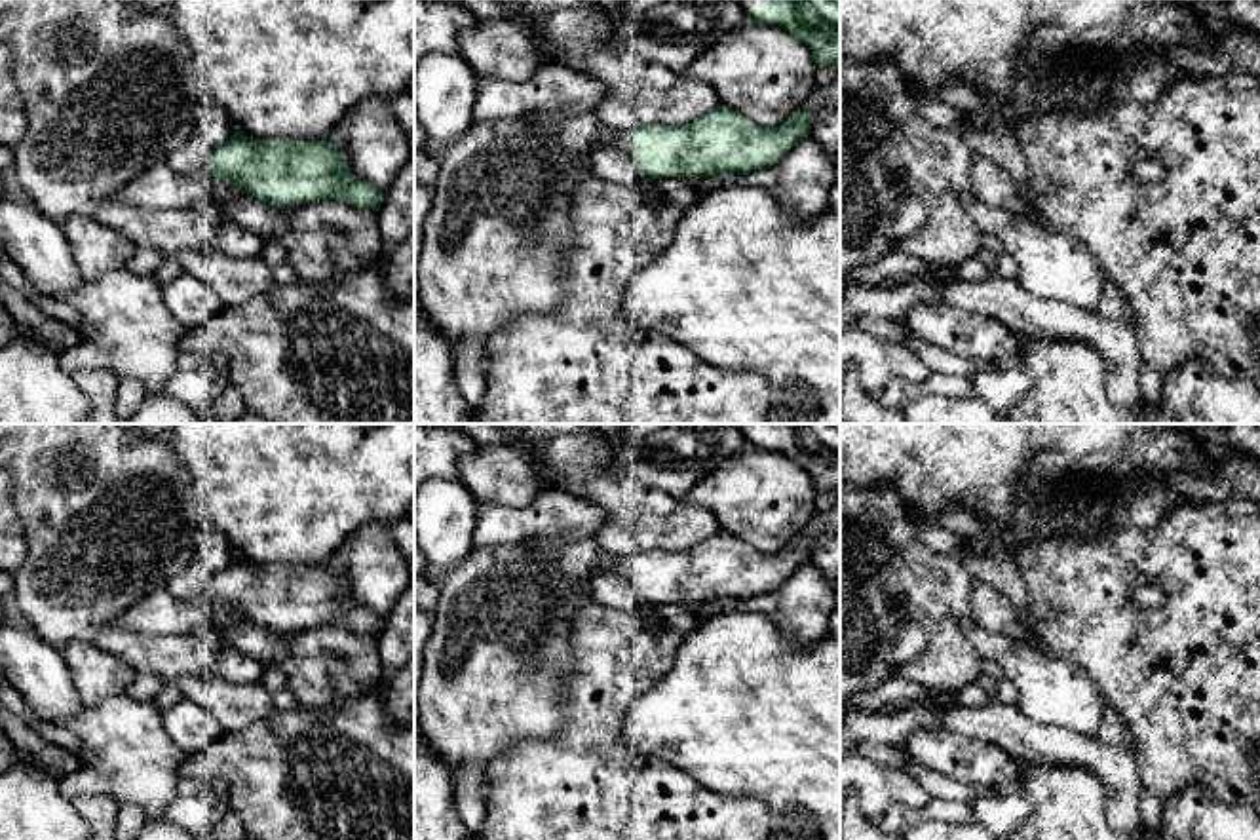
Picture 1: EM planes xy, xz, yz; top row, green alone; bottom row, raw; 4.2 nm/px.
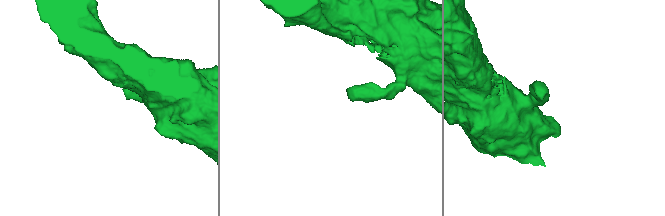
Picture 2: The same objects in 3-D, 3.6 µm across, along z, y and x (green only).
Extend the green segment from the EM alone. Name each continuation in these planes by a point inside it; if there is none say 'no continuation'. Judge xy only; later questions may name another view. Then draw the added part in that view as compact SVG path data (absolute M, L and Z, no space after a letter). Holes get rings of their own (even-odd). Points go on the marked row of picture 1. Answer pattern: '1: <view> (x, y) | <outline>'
1: xy (160, 187) | M165 162L122 186L112 198L120 203L156 209L203 207L209 200L211 169L175 173Z

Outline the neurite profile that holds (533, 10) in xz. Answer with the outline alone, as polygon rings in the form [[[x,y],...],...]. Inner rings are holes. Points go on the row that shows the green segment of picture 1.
[[[513,0],[513,10],[519,17],[540,25],[545,15],[559,10],[568,10],[582,4],[582,0]]]

